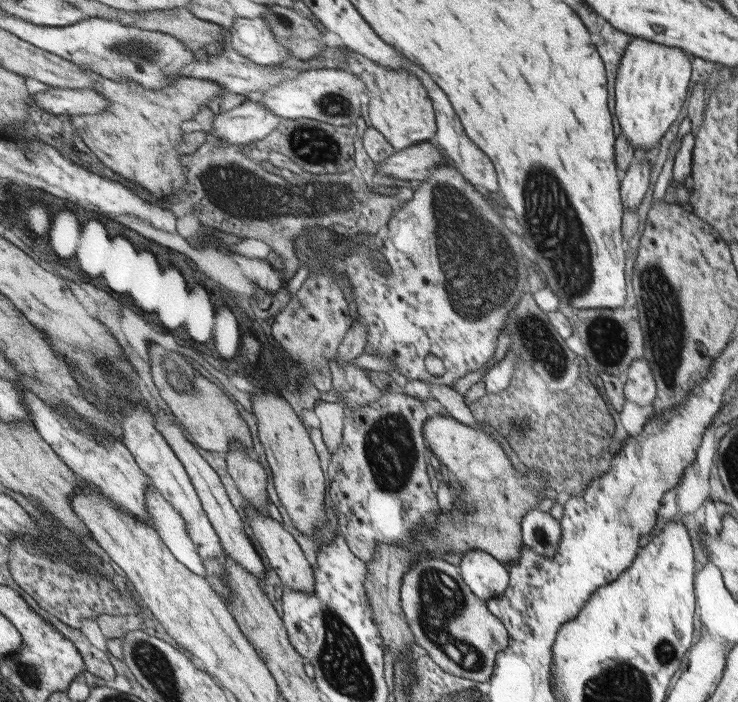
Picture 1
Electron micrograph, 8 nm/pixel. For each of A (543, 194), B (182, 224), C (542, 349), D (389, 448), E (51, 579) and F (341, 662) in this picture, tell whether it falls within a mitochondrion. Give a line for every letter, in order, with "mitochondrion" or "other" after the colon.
A: mitochondrion
B: other
C: mitochondrion
D: mitochondrion
E: other
F: mitochondrion

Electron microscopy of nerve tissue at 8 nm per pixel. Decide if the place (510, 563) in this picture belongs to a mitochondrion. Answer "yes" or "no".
no

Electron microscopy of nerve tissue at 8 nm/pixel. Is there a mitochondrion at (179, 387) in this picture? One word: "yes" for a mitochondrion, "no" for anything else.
yes

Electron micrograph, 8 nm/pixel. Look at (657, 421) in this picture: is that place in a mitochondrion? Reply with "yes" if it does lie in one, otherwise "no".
no

